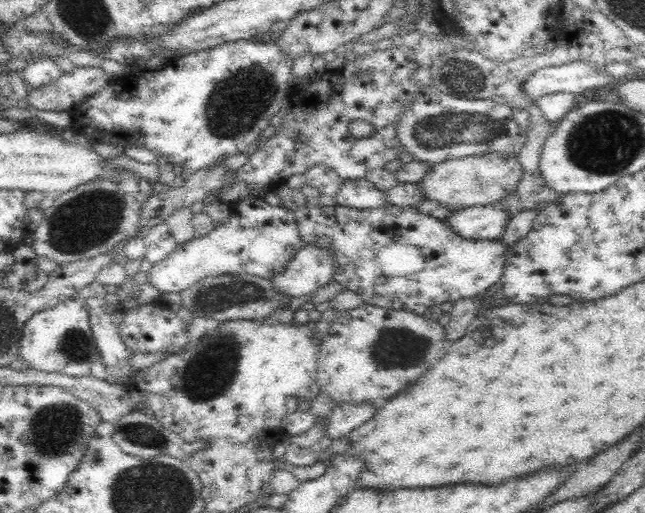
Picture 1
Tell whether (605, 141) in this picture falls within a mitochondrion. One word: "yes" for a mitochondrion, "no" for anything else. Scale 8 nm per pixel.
yes

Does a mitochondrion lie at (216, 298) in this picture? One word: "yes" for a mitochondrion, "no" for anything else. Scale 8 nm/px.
yes

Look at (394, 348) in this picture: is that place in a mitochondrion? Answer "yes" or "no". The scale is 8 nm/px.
yes

